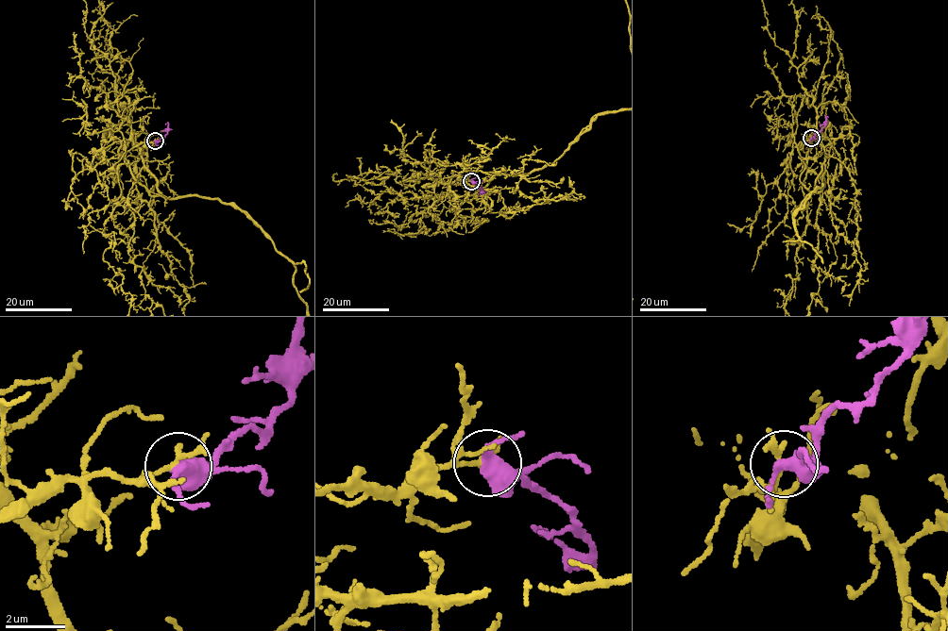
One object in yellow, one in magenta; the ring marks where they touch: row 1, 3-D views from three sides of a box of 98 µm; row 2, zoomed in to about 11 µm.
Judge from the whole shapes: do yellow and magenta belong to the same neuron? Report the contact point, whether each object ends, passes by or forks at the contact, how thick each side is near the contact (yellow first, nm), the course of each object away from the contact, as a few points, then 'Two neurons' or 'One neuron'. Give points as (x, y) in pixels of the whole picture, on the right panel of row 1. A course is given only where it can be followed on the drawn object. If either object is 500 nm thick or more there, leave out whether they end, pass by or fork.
Place: (811, 138). At the ring yellow forks. At the ring magenta forks. Thickness 130 nm (yellow) against 360 nm. Course of magenta: (811, 138), (824, 125), (825, 116), (828, 117). Two neurons

